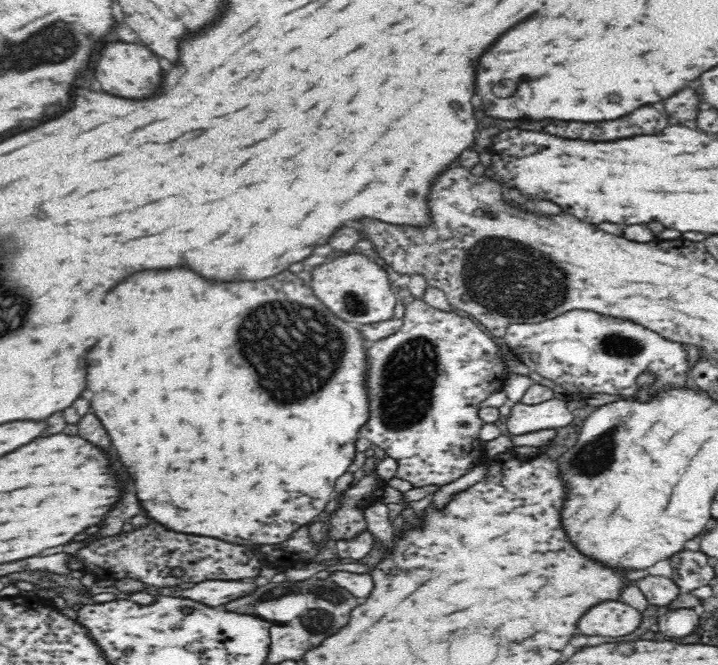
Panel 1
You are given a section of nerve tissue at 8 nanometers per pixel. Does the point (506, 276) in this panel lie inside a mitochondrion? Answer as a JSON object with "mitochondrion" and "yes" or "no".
{"mitochondrion":"yes"}

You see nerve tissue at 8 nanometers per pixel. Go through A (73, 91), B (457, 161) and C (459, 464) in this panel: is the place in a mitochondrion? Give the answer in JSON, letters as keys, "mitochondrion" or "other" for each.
{"A":"other","B":"other","C":"other"}

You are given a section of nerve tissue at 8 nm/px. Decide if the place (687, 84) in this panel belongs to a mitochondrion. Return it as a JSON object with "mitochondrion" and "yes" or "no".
{"mitochondrion":"no"}

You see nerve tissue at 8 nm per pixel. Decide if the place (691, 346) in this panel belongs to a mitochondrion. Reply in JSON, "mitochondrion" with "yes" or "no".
{"mitochondrion":"no"}

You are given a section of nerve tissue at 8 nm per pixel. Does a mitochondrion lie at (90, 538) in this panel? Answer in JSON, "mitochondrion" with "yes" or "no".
{"mitochondrion":"no"}

